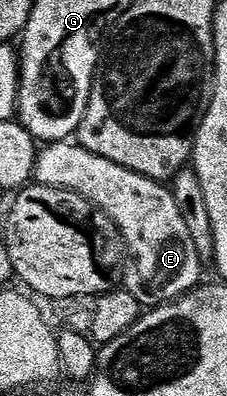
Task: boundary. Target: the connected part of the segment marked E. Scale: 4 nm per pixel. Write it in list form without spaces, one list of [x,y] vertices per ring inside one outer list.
[[[73,140],[55,141],[39,152],[34,181],[79,193],[95,210],[103,209],[101,212],[114,221],[114,226],[122,232],[128,254],[124,287],[136,295],[144,307],[175,301],[198,288],[203,280],[204,264],[197,257],[196,246],[174,194],[163,182],[120,167],[120,163],[112,163],[112,159],[104,159],[104,155],[96,155]]]

